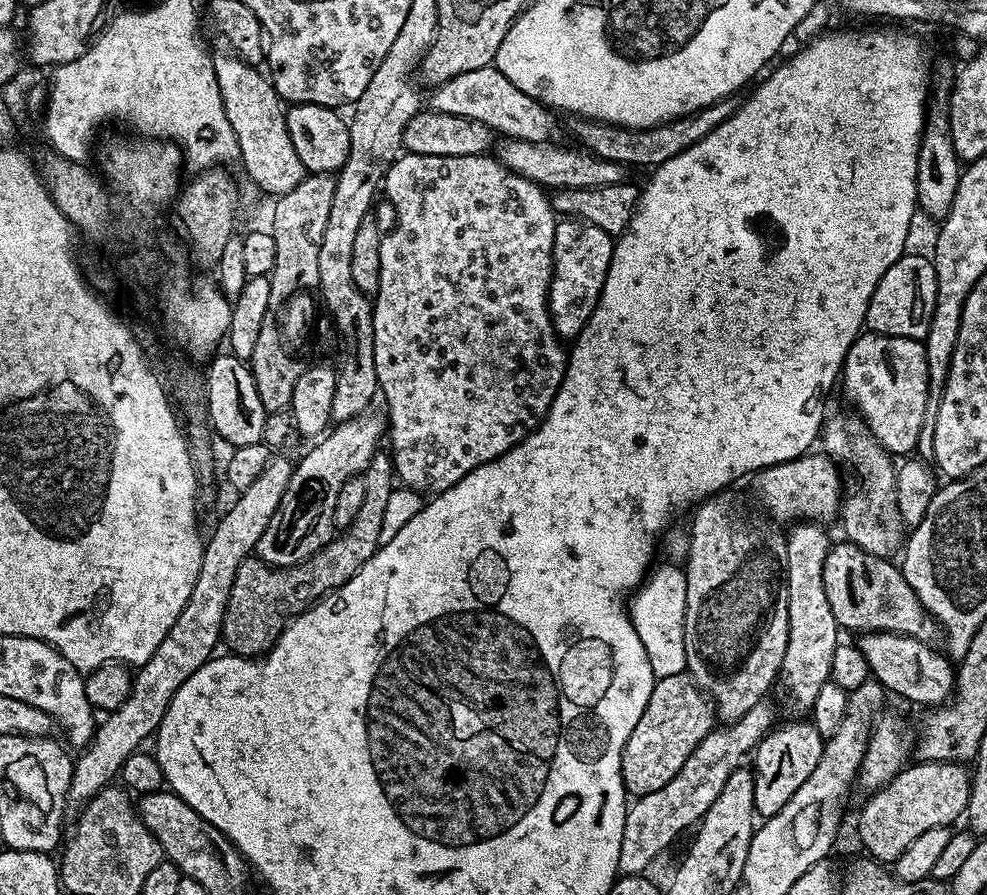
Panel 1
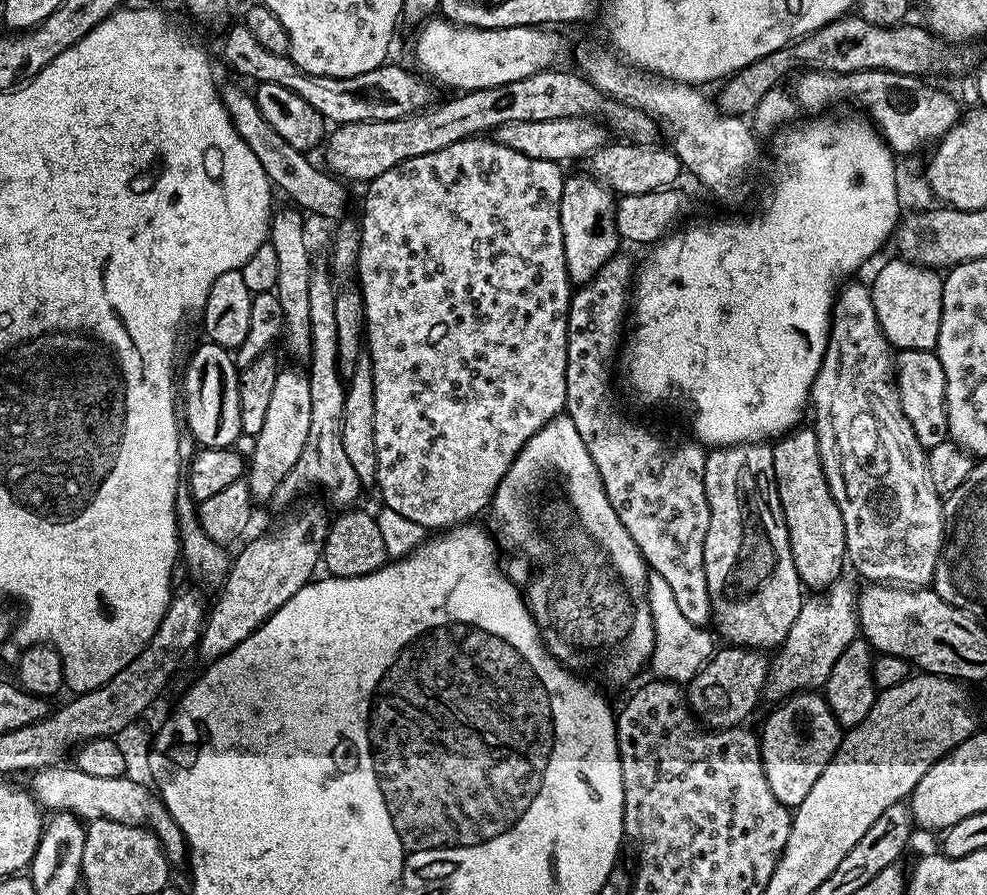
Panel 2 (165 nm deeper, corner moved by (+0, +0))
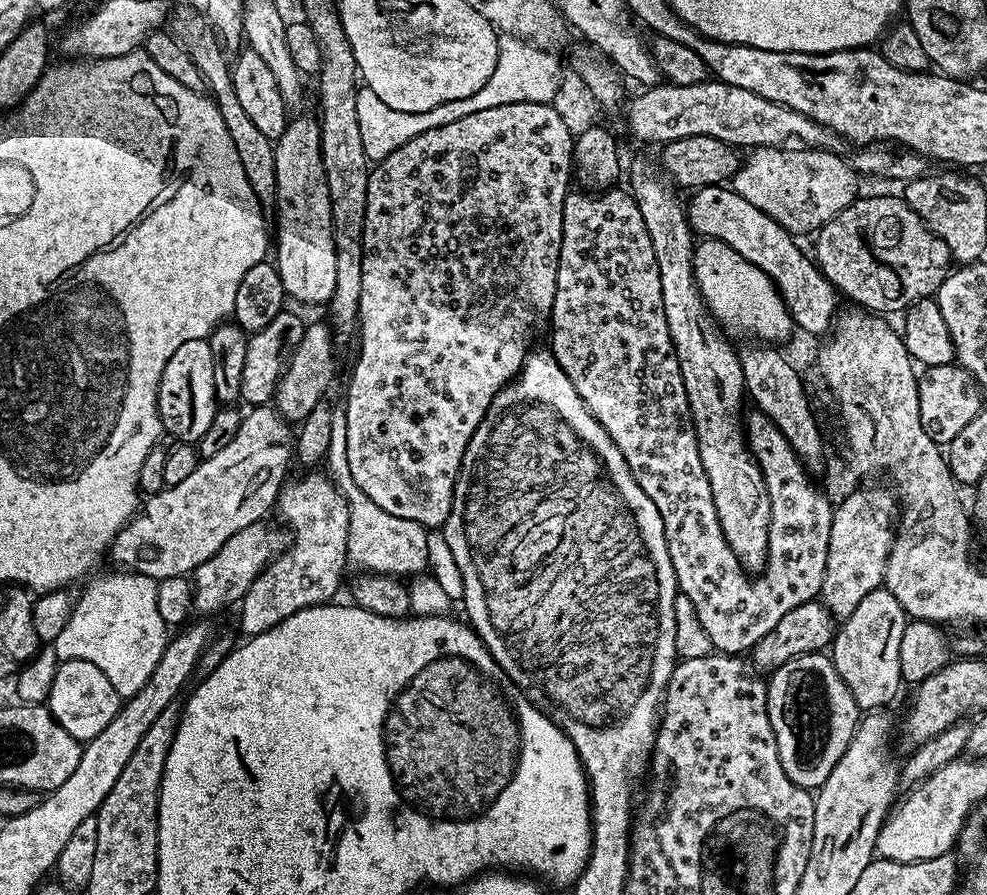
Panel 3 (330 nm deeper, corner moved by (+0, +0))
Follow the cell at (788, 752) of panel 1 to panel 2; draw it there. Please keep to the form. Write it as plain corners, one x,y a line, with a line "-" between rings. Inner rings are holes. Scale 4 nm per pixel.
809,690
806,692
794,692
791,696
779,701
778,706
768,716
768,721
764,724
764,733
759,733
760,761
766,774
766,782
770,784
770,791
778,802
782,802
790,810
796,809
810,794
810,786
818,782
818,774
826,770
826,766
834,758
842,739
842,729
830,706
824,701
823,695
819,691

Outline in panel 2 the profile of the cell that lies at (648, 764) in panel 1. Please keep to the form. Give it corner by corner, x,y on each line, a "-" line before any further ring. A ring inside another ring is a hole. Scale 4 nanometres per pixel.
751,647
721,648
713,652
704,667
686,684
686,699
691,715
701,725
712,730
735,728
747,721
744,719
764,696
764,685
768,682
770,667
769,657
763,651

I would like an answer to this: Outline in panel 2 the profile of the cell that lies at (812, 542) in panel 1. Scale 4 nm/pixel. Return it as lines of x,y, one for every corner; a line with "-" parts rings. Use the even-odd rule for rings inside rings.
797,427
771,445
774,478
788,527
790,554
797,568
797,578
805,589
826,590
846,568
846,526
842,526
838,502
834,502
834,494
830,494
822,470
815,427
804,427

